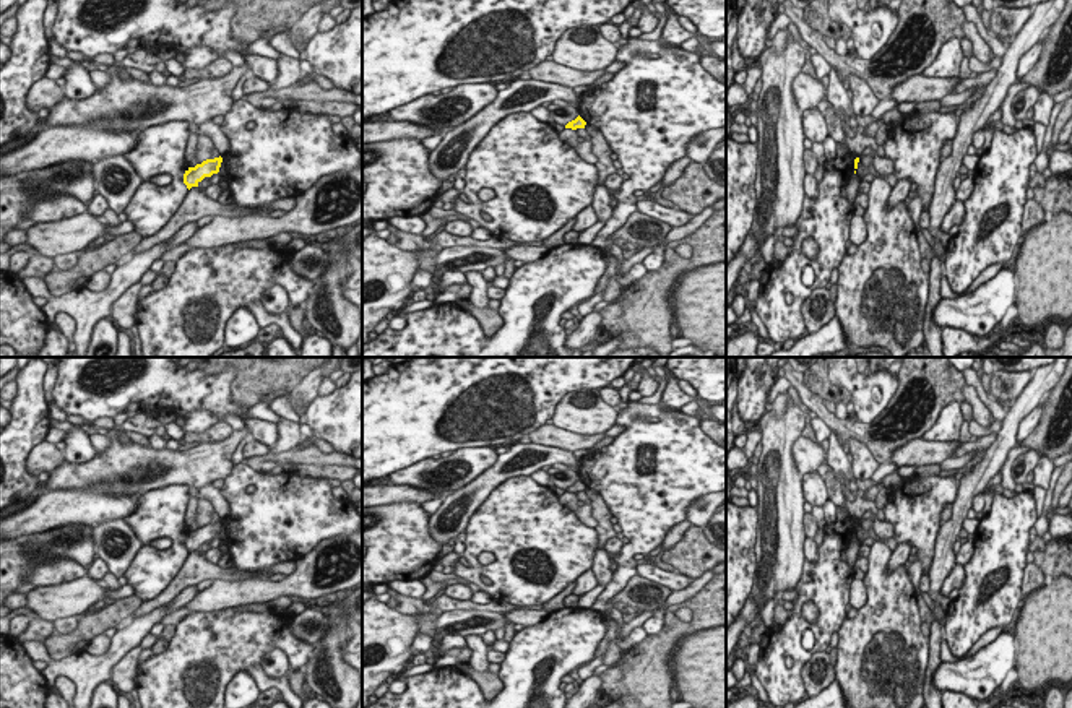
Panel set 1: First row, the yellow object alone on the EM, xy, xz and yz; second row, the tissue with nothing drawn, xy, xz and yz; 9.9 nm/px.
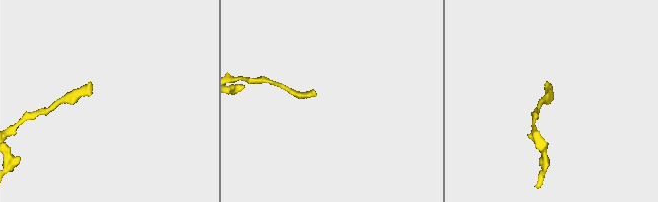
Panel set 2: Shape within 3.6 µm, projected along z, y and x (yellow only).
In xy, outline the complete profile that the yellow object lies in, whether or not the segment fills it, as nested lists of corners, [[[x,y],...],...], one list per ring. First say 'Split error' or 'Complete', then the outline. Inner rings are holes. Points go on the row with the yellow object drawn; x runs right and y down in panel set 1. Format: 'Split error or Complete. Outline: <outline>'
Complete. Outline: [[[223,158],[206,159],[201,164],[197,164],[195,167],[188,167],[184,174],[184,183],[190,190],[192,187],[198,187],[198,183],[205,177],[211,177],[213,174],[219,172]]]

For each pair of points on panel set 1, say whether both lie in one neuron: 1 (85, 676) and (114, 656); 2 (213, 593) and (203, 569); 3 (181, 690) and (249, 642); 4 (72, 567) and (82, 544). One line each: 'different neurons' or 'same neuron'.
1: same neuron
2: different neurons
3: same neuron
4: different neurons

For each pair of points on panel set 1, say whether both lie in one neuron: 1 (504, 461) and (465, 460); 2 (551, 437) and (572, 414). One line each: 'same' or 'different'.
1: different
2: different

